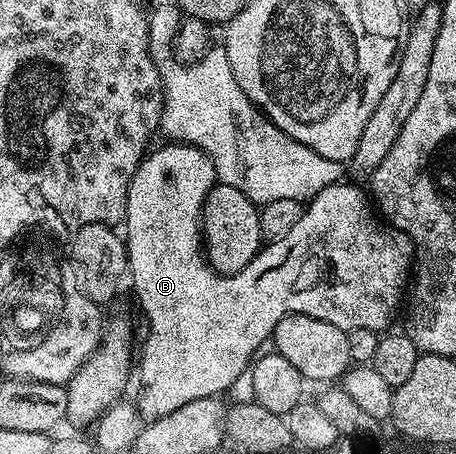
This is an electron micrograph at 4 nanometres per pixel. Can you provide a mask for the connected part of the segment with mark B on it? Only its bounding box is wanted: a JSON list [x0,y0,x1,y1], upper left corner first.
[122,143,414,422]

